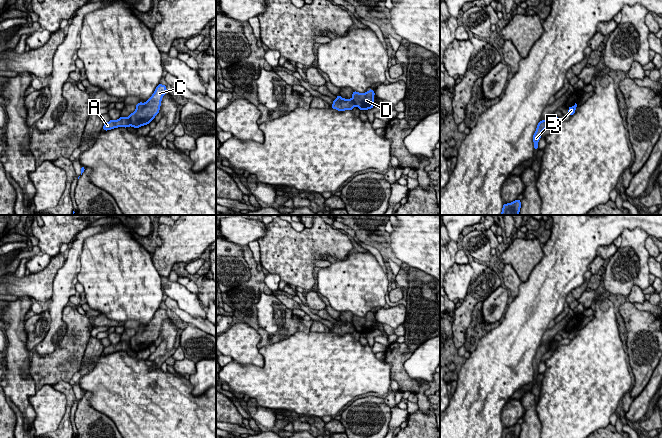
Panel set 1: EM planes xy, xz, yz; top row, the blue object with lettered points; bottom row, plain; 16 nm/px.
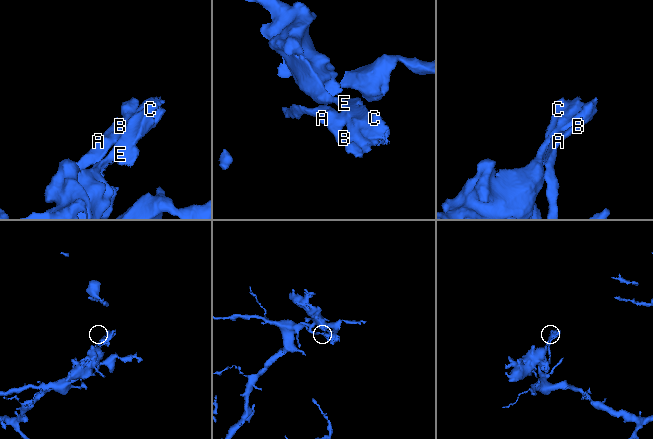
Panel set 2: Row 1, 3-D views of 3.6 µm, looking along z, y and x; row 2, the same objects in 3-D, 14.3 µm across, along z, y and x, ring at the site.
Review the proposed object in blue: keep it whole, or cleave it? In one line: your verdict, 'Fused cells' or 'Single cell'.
Fused cells

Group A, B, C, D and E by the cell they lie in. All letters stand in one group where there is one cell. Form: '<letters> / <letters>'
A B / C D E

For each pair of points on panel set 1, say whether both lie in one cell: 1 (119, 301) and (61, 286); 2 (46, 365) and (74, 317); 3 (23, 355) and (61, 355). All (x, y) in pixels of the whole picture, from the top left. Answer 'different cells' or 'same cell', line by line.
1: different cells
2: same cell
3: different cells

